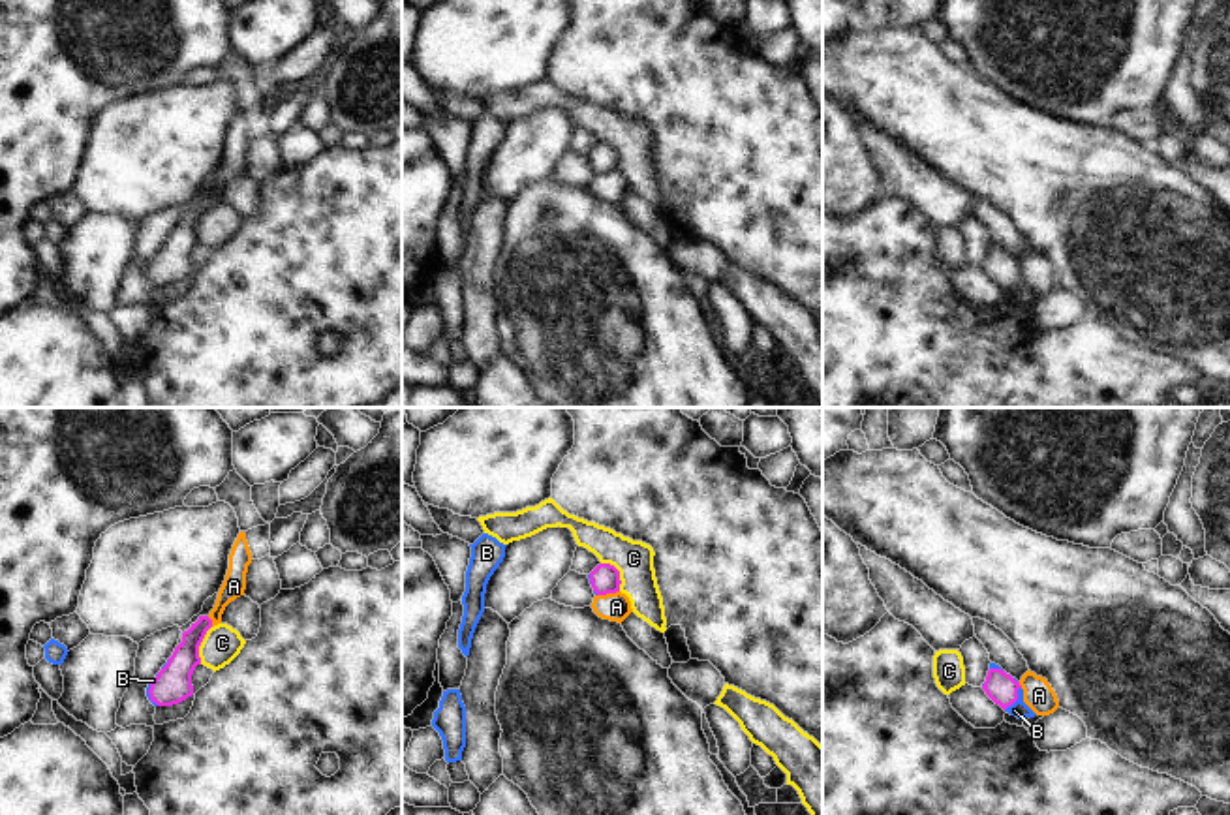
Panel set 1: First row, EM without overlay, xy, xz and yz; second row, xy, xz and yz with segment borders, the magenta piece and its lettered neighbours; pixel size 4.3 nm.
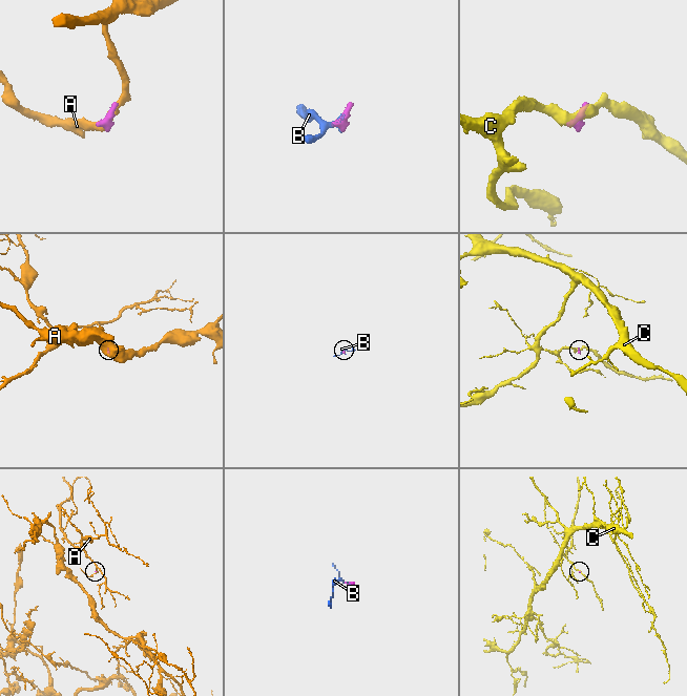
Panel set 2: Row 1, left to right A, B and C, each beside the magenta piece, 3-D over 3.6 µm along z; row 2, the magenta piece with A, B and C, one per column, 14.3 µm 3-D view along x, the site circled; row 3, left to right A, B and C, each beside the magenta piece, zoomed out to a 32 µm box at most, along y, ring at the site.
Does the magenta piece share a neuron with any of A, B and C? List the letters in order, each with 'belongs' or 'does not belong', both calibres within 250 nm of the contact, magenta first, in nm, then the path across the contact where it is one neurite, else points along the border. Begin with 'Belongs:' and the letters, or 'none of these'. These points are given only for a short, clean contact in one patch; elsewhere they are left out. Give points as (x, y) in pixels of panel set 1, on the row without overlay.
Belongs: B
A: does not belong; 130 nm thick on the magenta side, 120 nm on the other; border along xz (618, 169), (598, 175)
B: belongs; 140 nm thick on the magenta side, 70 nm on the other; runs through yz (1001, 267), (1016, 278), (1018, 288)
C: does not belong; 160 nm thick on the magenta side, 160 nm on the other; border along xy (211, 205), (199, 226), (199, 243)

